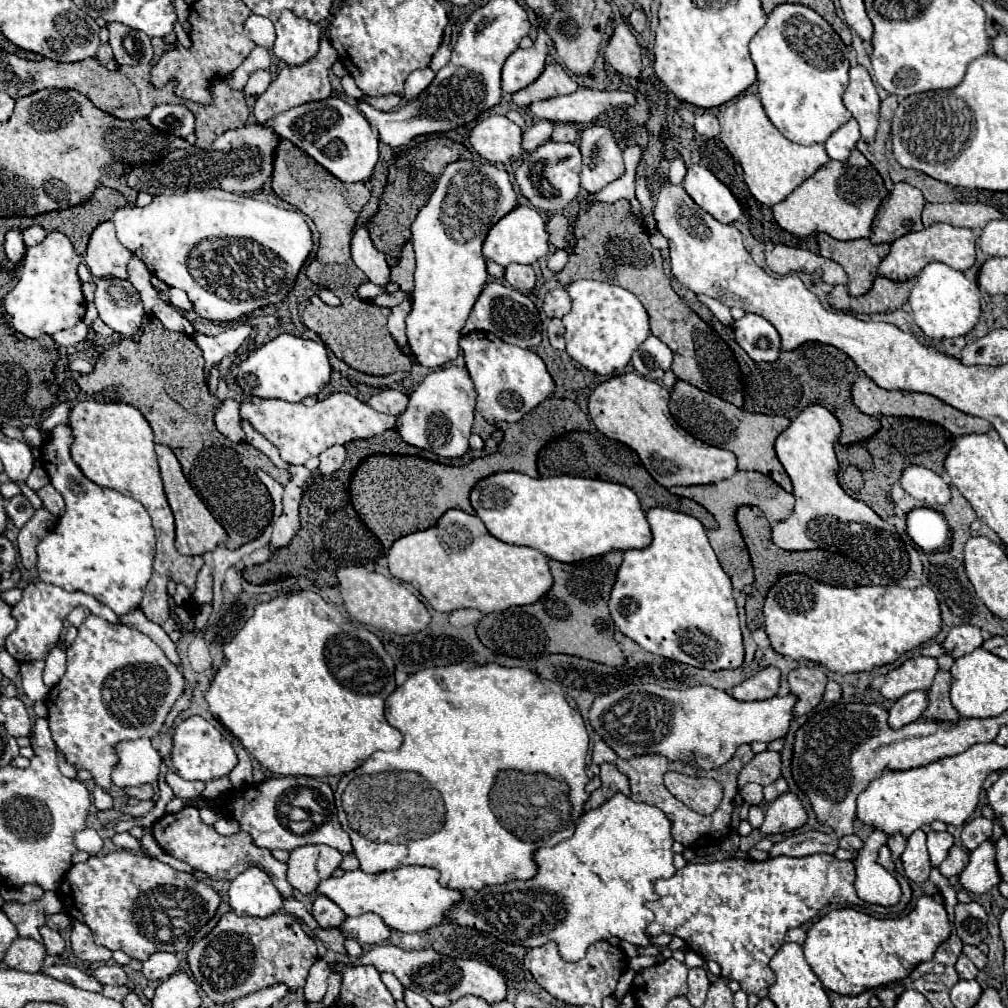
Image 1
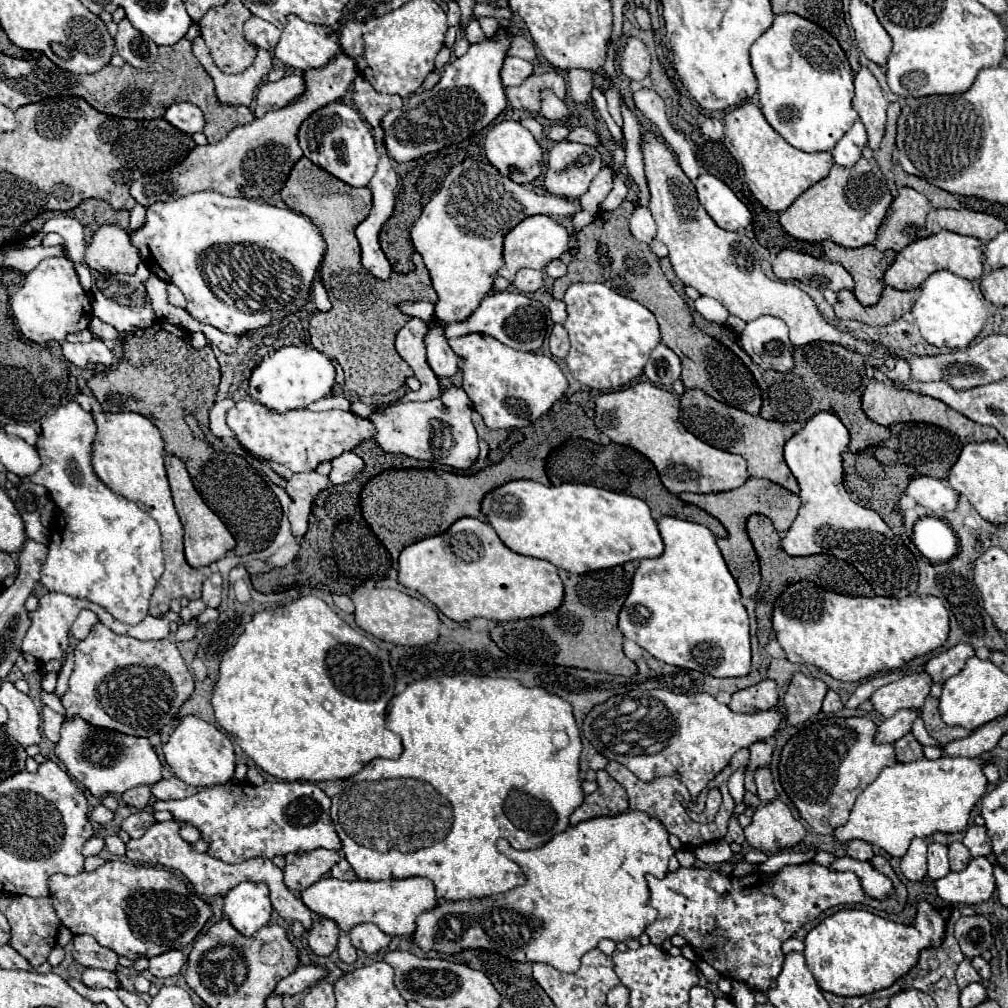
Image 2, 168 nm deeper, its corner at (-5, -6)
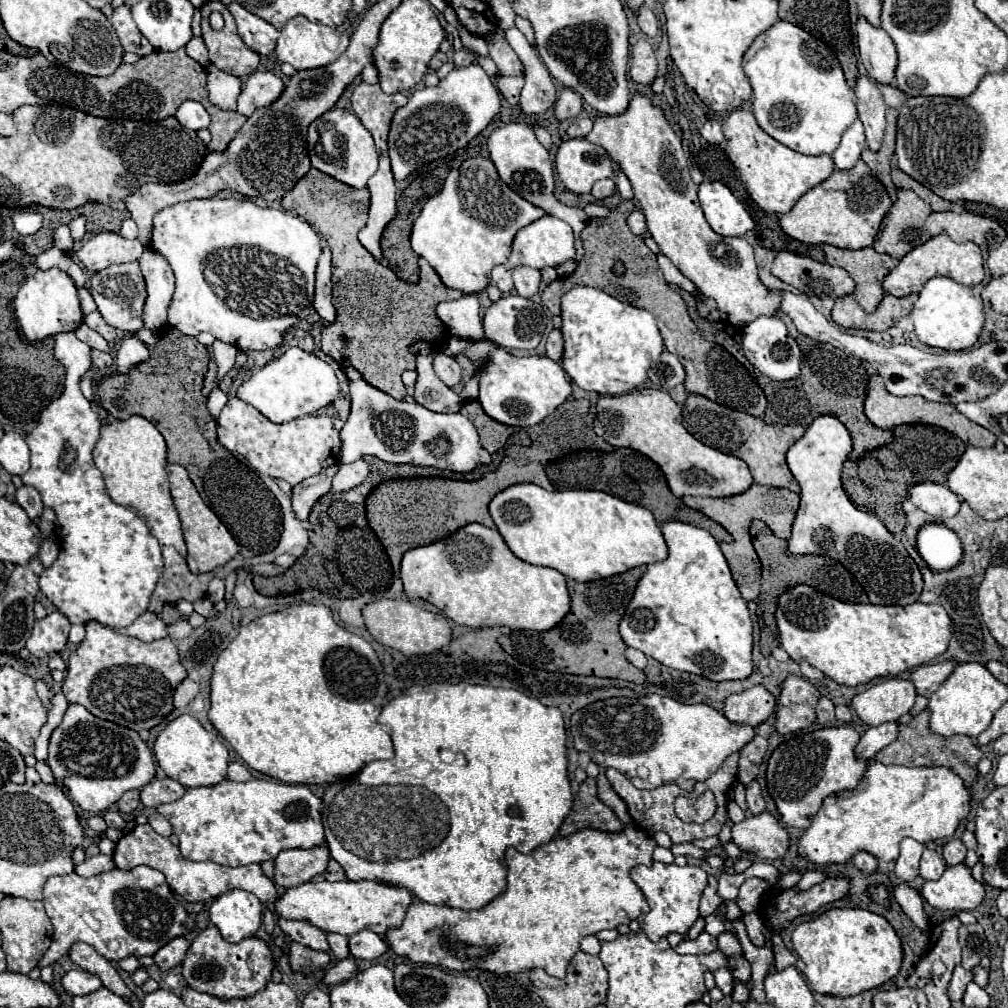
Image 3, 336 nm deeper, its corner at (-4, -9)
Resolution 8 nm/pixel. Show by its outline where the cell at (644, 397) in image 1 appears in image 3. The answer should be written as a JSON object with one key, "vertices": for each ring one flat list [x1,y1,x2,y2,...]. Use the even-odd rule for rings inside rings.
{"vertices":[[657,387,637,389,617,397,599,397,595,433,613,447,629,447,653,459,665,473,667,485,675,497,731,497,747,491,753,483,747,463,697,441,681,425,681,407,667,391]]}

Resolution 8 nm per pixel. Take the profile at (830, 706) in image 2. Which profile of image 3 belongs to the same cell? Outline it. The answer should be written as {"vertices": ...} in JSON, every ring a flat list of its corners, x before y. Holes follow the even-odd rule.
{"vertices":[[821,697,817,703,817,723,829,725,835,721,835,705,829,697]]}

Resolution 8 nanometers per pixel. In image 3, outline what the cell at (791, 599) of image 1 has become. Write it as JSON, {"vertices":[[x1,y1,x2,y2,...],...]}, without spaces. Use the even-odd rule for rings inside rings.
{"vertices":[[797,585,779,597,777,605,777,629,781,647,789,653,789,657,797,663,807,661,817,667,833,681,841,685,861,685,869,683,875,677,891,677,899,675,907,669,919,667,937,655,945,653,951,637,951,619,943,605,927,605,927,603,911,603,911,605,863,605,863,603,843,603,829,595,815,591,809,585]]}

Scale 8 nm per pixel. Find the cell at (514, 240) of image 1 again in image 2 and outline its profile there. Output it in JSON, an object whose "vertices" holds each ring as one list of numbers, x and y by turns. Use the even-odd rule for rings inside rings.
{"vertices":[[530,216,530,218,524,218,504,238,504,266,498,270,498,276,502,276,508,282,512,282,520,268,544,270,548,266,548,262,560,258,564,252,570,250,568,242,570,242,568,230,560,222,556,222,554,218,550,218,550,216]]}

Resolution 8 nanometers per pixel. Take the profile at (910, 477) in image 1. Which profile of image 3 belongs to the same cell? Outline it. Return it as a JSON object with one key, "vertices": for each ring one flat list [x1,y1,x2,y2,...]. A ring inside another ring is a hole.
{"vertices":[[947,482,917,483,909,489,909,501,917,505,921,511,935,517,953,517,960,510,959,497,949,489]]}

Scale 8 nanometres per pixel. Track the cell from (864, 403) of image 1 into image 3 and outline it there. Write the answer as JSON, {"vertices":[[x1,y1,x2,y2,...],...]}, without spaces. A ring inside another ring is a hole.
{"vertices":[[873,375,869,379,869,393,867,393,867,399,865,399,865,415,879,429,893,429,893,427,905,425,905,423,927,423,927,425,937,425,941,429,947,429,949,433,957,435,959,439,963,439,967,445,973,445,973,447,993,447,995,441,997,441,997,437,991,431,987,431,985,427,969,421,953,405,929,401,925,397,919,397,919,395,915,395,915,397,891,395,885,389,883,379,879,375]]}

